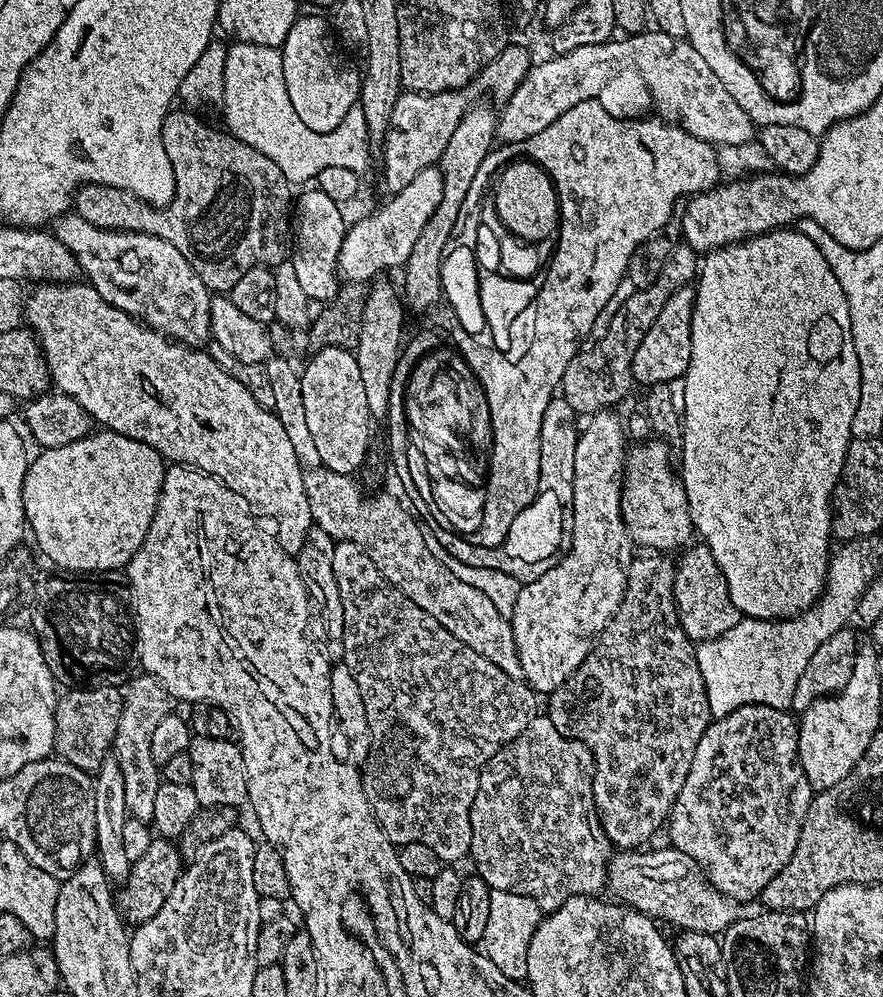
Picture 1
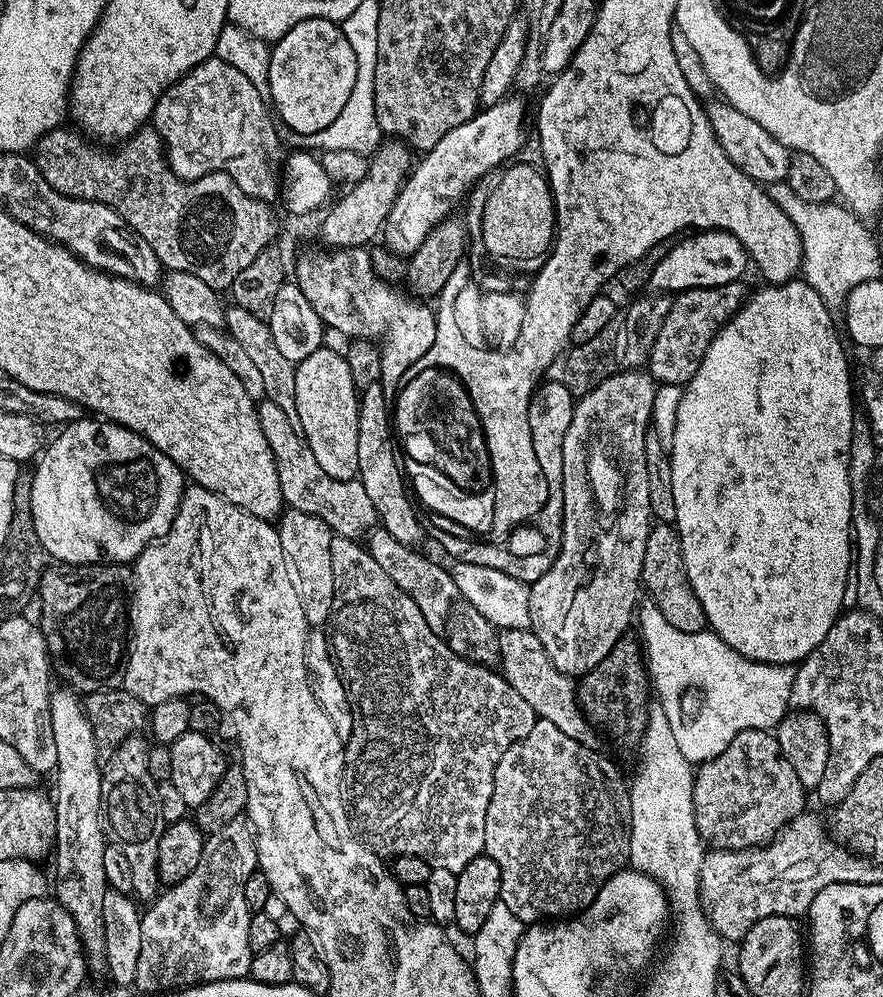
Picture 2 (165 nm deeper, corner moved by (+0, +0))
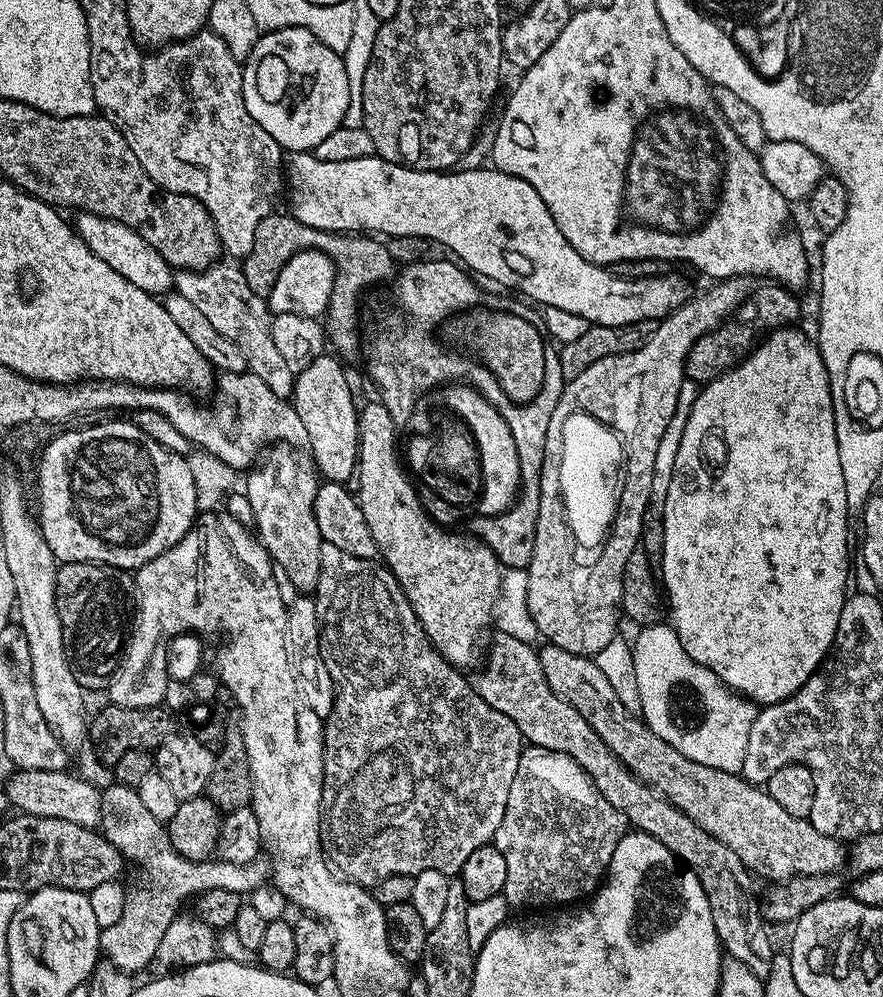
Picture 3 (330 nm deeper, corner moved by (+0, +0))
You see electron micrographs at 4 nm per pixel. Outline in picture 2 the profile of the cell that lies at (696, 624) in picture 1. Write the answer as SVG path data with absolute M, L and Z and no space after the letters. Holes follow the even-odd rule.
M653 523L646 538L646 554L642 558L642 574L640 575L643 587L648 588L651 603L674 626L683 632L703 632L706 628L704 611L698 598L692 593L688 579L684 573L682 562L682 546L675 527L670 524Z

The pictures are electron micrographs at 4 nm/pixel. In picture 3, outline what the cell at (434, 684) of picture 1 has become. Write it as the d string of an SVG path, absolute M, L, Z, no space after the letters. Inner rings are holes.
M322 542L320 548L319 584L314 591L316 617L320 624L320 653L326 670L330 673L336 697L332 703L332 713L324 720L324 799L326 807L322 812L322 828L326 833L326 852L331 863L353 884L374 886L382 878L394 874L414 877L422 870L438 870L450 878L455 877L460 867L478 850L478 846L493 843L498 826L506 814L506 798L510 798L510 782L518 774L518 762L522 751L522 737L518 726L498 714L470 683L463 671L452 667L443 660L432 647L428 635L422 630L410 602L404 597L399 582L385 565L377 561L355 558L338 546Z

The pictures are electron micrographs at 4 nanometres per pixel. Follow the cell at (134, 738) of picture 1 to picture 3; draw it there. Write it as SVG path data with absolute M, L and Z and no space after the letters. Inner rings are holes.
M112 782L100 794L99 831L123 855L129 865L140 868L140 876L148 880L136 889L131 889L122 909L122 918L114 926L103 929L100 934L100 950L106 960L121 972L137 974L156 959L158 942L166 934L166 926L175 920L181 911L180 900L195 897L210 890L226 890L251 894L256 888L269 883L272 865L267 859L257 858L248 864L235 864L219 858L207 862L197 862L182 858L174 850L165 825L142 803L135 787L130 784ZM196 892L196 893L195 893ZM180 908L180 909L179 909Z

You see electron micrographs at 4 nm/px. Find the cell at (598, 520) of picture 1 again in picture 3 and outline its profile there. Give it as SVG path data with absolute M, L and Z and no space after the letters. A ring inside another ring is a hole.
M732 276L729 280L719 281L711 286L713 288L709 292L704 292L701 296L693 295L677 312L672 312L665 320L659 321L652 337L638 350L627 352L621 356L602 358L602 362L594 362L594 366L582 370L582 374L578 374L578 378L567 381L558 406L554 406L554 414L550 418L550 430L546 430L545 461L542 464L541 492L538 498L538 526L534 534L534 554L526 569L528 574L528 605L530 606L530 618L534 618L540 636L549 644L558 646L562 650L570 650L570 654L594 658L611 639L618 636L616 619L621 619L622 616L620 599L622 598L622 578L626 570L626 558L630 558L630 554L640 543L640 531L644 525L646 509L652 498L654 457L658 454L658 442L662 442L662 434L666 430L666 426L670 426L670 418L674 418L674 406L678 404L678 390L682 390L682 382L686 379L684 363L688 352L692 349L692 343L695 340L719 328L752 295L754 284L747 276Z

